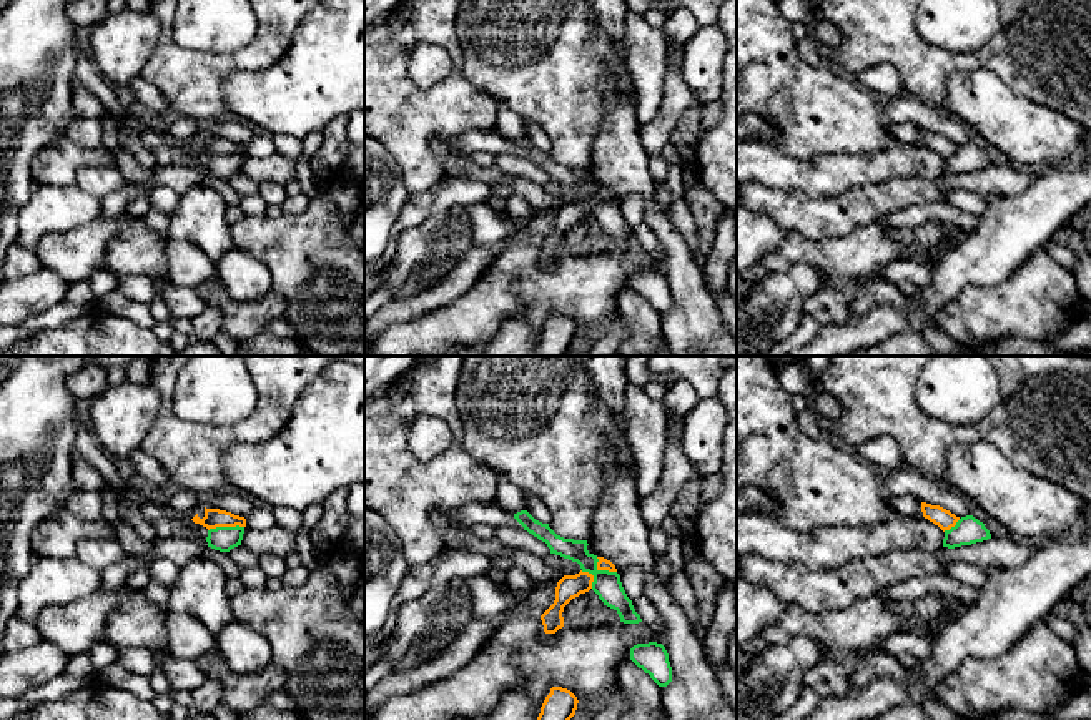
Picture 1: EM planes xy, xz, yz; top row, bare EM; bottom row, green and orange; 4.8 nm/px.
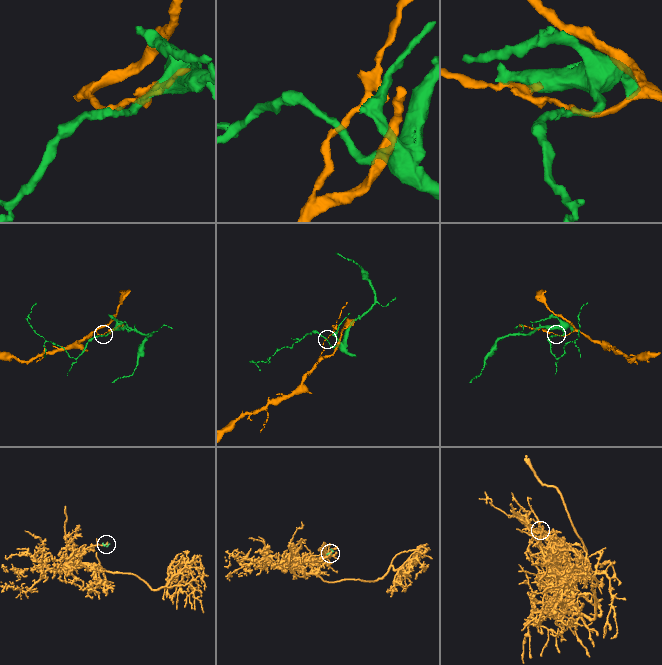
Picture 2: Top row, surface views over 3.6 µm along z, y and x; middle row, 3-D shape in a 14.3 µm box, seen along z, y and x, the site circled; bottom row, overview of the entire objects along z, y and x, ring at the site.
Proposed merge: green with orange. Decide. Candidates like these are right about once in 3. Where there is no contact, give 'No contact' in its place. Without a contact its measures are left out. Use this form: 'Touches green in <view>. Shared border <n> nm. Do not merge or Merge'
Touches green in xy. Shared border 180 nm. Do not merge

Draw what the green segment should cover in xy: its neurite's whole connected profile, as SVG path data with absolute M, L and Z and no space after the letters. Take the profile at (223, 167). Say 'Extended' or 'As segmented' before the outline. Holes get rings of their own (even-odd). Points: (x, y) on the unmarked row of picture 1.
As segmented. M216 155L208 158L208 175L230 180L231 176L241 173L244 155Z

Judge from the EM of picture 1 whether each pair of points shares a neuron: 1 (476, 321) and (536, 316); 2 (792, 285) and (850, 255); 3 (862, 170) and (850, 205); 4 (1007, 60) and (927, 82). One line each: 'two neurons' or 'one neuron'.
1: one neuron
2: two neurons
3: two neurons
4: one neuron

